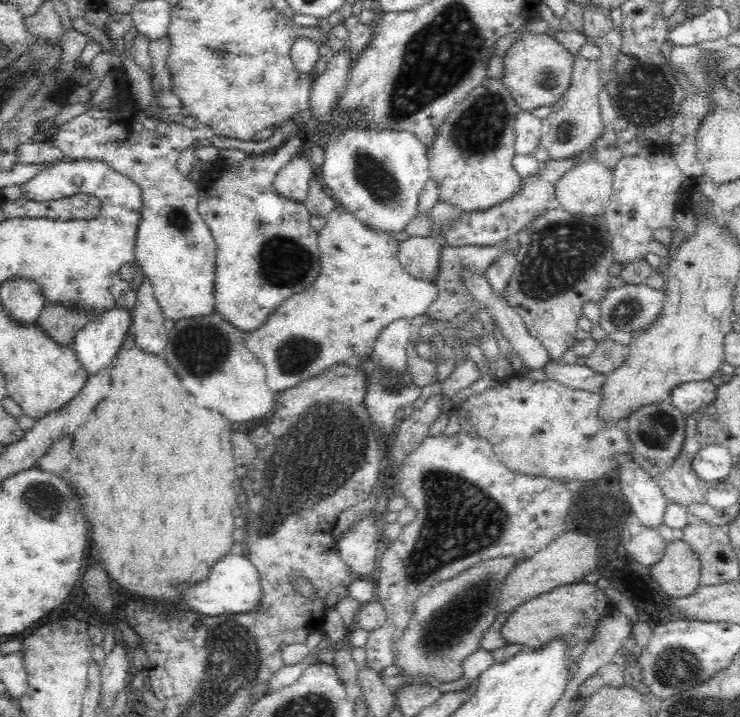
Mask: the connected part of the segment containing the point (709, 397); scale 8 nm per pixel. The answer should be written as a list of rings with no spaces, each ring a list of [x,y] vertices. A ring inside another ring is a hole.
[[[710,379],[682,382],[670,390],[670,402],[684,416],[697,414],[716,399],[716,389]]]

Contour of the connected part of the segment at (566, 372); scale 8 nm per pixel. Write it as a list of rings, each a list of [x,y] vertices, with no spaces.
[[[549,361],[544,366],[548,379],[566,387],[596,392],[606,384],[606,375],[592,371],[588,366],[568,366],[561,362]]]

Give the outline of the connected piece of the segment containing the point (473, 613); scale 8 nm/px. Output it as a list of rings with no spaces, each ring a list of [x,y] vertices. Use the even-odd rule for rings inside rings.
[[[514,557],[493,558],[476,563],[460,574],[435,584],[415,604],[413,619],[394,647],[395,665],[402,668],[404,676],[434,676],[440,682],[452,682],[462,677],[462,661],[480,648],[480,638],[496,620],[496,602],[500,586],[504,584],[510,570],[521,560]]]

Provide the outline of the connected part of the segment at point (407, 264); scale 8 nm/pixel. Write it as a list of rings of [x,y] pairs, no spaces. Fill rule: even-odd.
[[[413,236],[398,241],[398,260],[414,278],[430,283],[438,270],[441,244],[432,236]]]

